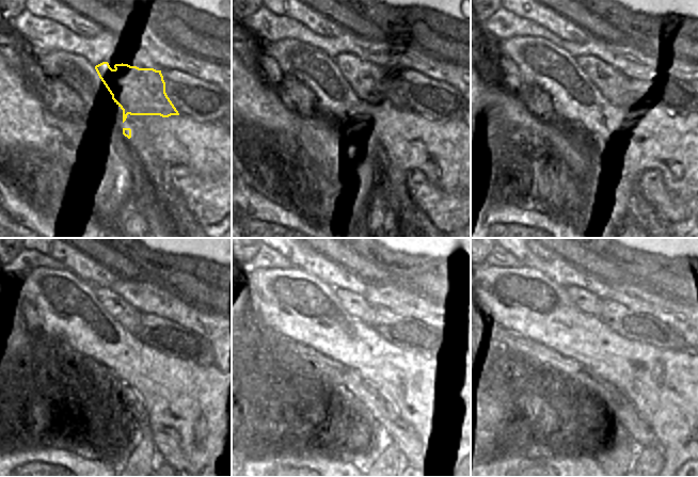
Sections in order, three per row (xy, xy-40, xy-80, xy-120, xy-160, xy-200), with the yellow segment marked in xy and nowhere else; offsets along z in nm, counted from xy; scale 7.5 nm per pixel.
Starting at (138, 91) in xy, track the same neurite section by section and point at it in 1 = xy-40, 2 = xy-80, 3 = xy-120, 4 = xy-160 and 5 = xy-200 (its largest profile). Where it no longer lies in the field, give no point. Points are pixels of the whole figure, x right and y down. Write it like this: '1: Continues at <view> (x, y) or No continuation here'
1: Continues at xy-40 (378, 90)
2: Continues at xy-80 (617, 89)
3: Continues at xy-120 (128, 317)
4: Continues at xy-160 (366, 313)
5: Continues at xy-200 (598, 314).

